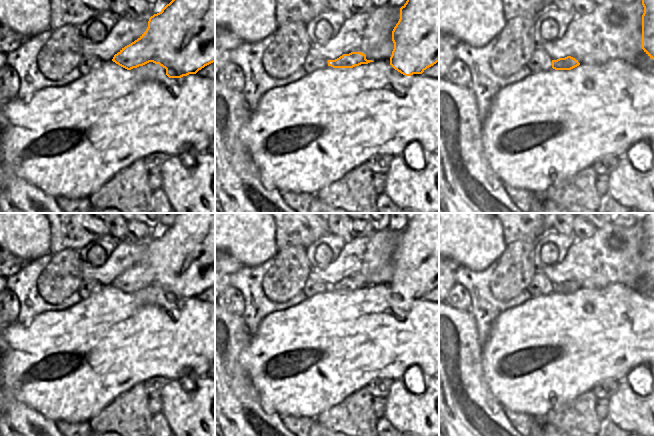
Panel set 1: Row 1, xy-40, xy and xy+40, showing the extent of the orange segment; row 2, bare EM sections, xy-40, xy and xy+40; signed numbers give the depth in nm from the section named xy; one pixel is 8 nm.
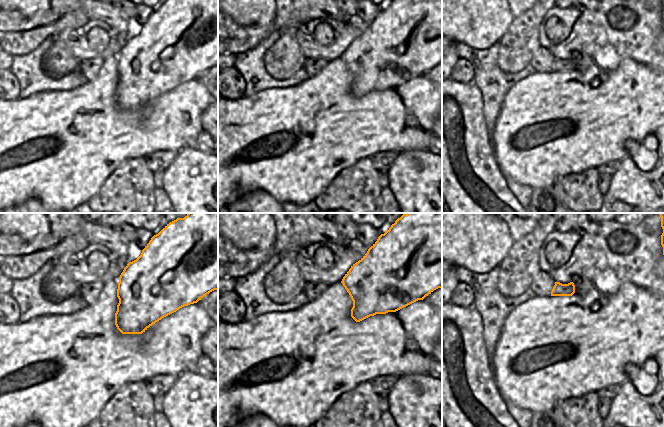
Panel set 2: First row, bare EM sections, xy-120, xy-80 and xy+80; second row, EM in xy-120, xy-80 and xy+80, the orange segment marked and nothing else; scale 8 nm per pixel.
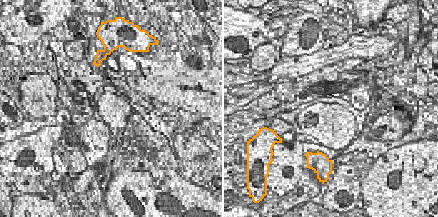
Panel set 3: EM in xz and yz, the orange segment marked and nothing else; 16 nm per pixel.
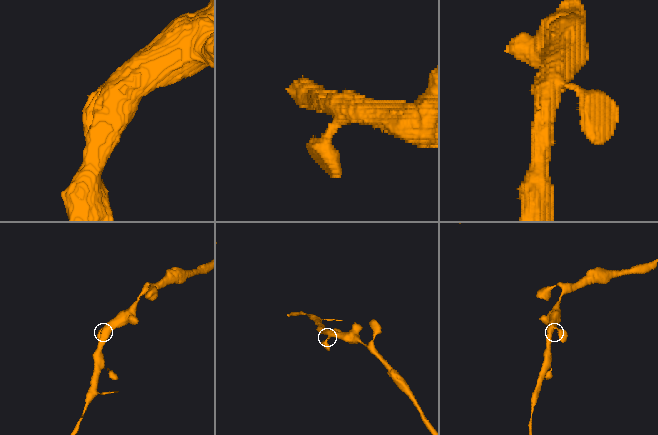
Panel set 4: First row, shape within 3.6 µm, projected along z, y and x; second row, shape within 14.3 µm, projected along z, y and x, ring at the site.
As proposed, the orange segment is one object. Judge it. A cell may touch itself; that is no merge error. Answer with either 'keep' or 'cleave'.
keep

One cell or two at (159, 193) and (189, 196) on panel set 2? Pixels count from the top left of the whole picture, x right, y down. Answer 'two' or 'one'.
two

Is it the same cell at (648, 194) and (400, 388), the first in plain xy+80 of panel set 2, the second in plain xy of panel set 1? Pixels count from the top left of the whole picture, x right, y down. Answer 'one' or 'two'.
one

